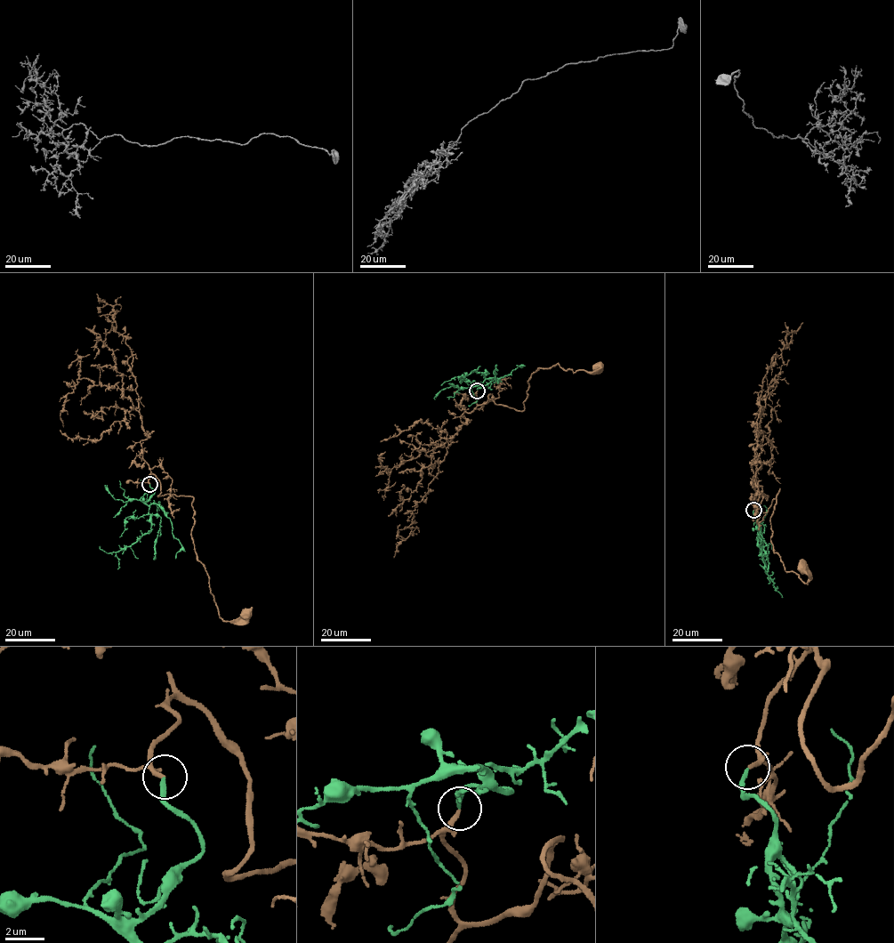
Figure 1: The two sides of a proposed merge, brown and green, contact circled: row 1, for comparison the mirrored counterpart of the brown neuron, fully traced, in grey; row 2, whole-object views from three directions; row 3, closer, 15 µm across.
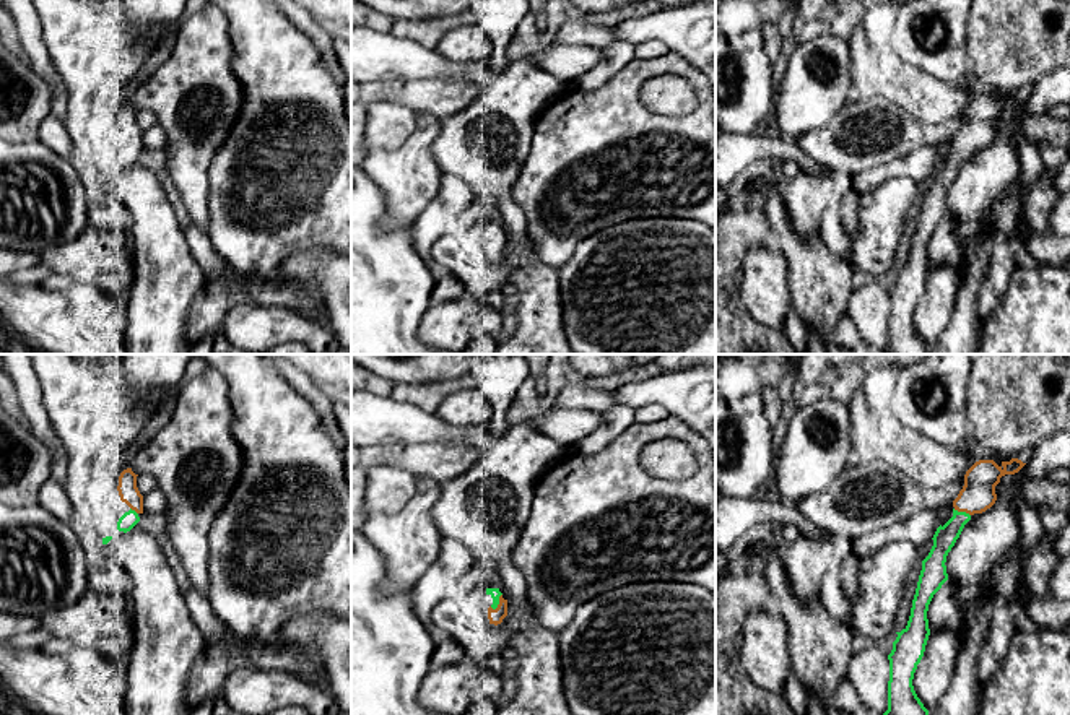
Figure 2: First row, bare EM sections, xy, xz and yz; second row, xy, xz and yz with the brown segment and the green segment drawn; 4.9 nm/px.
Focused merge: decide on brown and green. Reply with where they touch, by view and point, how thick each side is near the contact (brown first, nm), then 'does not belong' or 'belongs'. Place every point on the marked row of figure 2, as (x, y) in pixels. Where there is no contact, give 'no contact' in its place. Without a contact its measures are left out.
xz (500, 602) | 70/50 nm | belongs

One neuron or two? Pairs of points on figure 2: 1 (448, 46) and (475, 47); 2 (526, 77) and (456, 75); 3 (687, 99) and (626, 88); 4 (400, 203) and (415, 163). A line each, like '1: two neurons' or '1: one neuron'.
1: one neuron
2: two neurons
3: two neurons
4: one neuron

